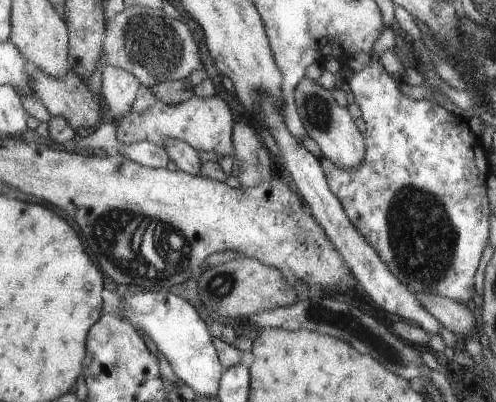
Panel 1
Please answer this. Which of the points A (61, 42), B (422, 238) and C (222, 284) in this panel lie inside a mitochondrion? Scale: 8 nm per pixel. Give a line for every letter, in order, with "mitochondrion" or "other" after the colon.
A: other
B: mitochondrion
C: mitochondrion

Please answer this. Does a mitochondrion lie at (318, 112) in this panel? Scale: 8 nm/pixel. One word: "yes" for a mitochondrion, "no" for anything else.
yes

